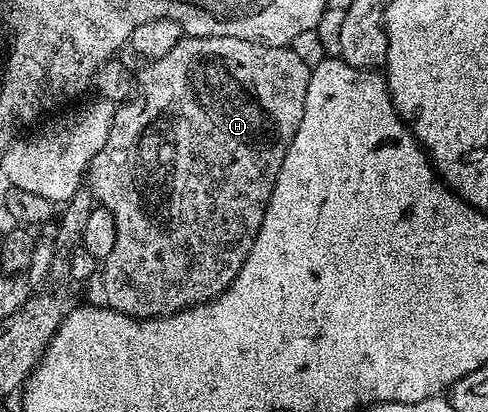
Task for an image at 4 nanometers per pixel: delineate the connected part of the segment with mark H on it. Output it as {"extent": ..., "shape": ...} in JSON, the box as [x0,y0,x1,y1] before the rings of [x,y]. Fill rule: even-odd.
{"extent":[88,36,311,320],"shape":[[[186,36],[176,46],[172,46],[164,58],[149,61],[145,65],[146,69],[137,73],[136,95],[115,111],[112,130],[108,130],[108,142],[104,142],[104,150],[92,158],[88,173],[88,187],[95,201],[107,208],[112,218],[116,218],[116,246],[112,246],[112,254],[108,254],[108,258],[100,264],[102,292],[106,295],[105,303],[109,307],[135,316],[138,320],[171,316],[214,300],[234,281],[236,274],[240,274],[252,250],[252,242],[256,242],[256,234],[260,234],[276,178],[284,166],[284,154],[288,154],[288,146],[292,146],[292,138],[296,138],[296,130],[300,130],[300,118],[304,118],[304,98],[308,98],[311,65],[305,64],[301,54],[294,50],[290,46],[277,48],[244,38]]]}

